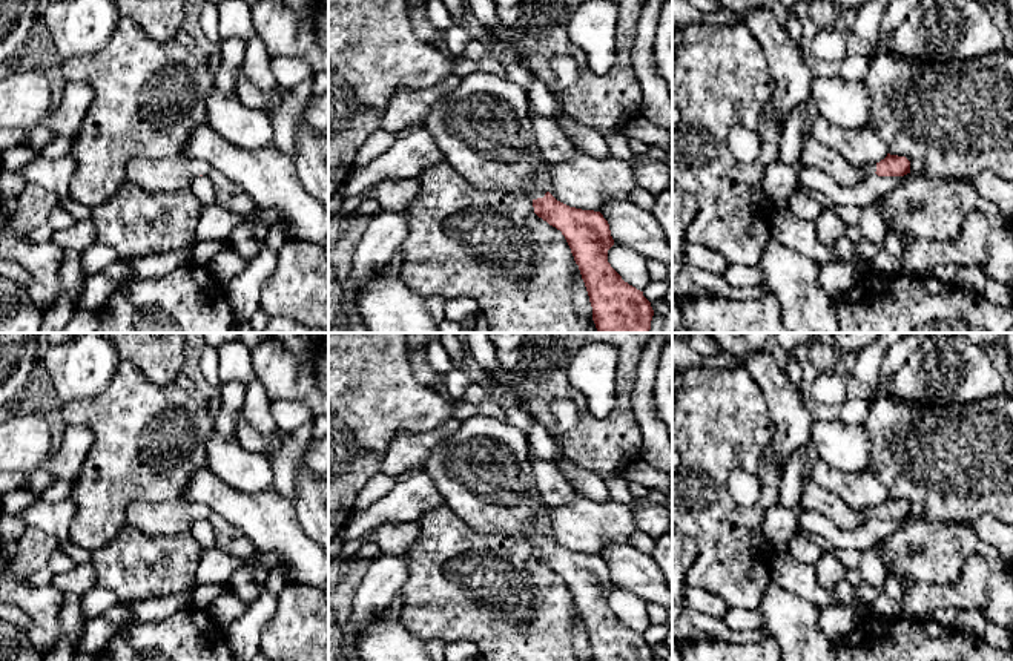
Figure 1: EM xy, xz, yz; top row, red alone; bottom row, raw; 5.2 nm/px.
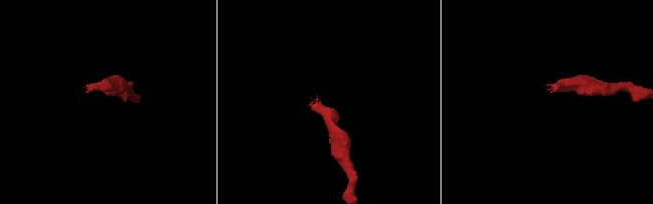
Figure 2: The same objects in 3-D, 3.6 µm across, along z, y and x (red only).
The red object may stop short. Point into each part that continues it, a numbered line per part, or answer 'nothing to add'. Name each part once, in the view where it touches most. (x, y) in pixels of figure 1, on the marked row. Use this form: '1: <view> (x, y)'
1: xz (484, 129)

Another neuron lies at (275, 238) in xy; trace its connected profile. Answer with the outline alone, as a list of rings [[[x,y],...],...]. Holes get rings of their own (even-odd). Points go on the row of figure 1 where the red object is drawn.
[[[273,224],[269,227],[269,232],[264,239],[264,245],[269,250],[279,252],[287,241],[289,241],[289,235],[282,232],[276,224]]]

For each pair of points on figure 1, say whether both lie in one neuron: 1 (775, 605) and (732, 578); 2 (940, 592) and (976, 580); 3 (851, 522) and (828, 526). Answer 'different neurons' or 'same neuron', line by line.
1: different neurons
2: same neuron
3: different neurons

